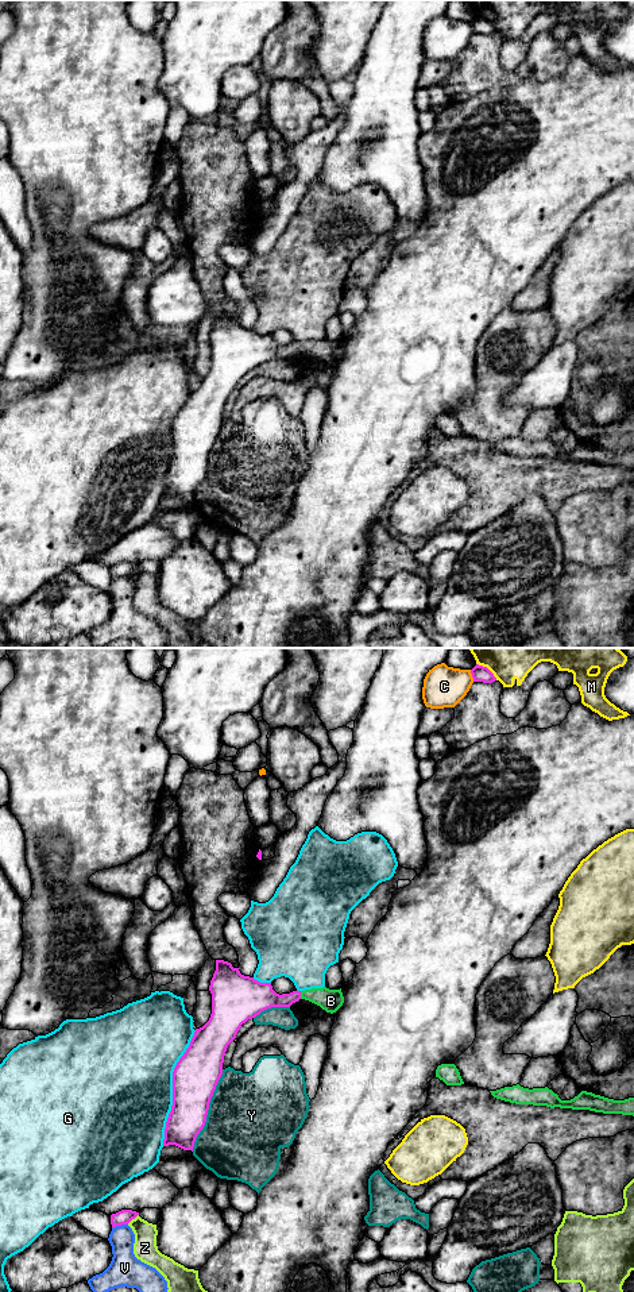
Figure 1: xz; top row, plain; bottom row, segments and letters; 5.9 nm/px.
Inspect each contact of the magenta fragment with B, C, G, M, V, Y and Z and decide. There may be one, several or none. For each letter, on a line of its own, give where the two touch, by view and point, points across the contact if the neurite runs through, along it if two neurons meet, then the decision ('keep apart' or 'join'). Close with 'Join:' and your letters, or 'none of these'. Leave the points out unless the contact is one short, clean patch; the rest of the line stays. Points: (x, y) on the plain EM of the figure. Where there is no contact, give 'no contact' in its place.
B: meets magenta in xz at (300, 347); runs through xz (258, 348), (289, 351), (300, 347), (317, 347), (331, 353); join
C: meets magenta in xz at (472, 27); keep apart
G: meets magenta in xz at (173, 440); keep apart
M: meets magenta in xz at (487, 20); border along xz (476, 15), (486, 19), (497, 31); keep apart
V: meets magenta in xz at (119, 577); keep apart
Y: meets magenta in xz at (208, 461); keep apart
Z: meets magenta in xz at (132, 570); keep apart
Join: B

